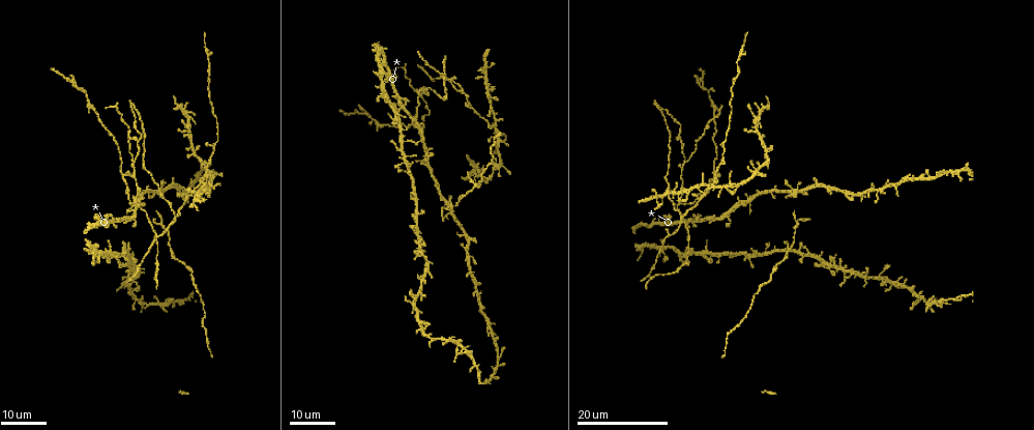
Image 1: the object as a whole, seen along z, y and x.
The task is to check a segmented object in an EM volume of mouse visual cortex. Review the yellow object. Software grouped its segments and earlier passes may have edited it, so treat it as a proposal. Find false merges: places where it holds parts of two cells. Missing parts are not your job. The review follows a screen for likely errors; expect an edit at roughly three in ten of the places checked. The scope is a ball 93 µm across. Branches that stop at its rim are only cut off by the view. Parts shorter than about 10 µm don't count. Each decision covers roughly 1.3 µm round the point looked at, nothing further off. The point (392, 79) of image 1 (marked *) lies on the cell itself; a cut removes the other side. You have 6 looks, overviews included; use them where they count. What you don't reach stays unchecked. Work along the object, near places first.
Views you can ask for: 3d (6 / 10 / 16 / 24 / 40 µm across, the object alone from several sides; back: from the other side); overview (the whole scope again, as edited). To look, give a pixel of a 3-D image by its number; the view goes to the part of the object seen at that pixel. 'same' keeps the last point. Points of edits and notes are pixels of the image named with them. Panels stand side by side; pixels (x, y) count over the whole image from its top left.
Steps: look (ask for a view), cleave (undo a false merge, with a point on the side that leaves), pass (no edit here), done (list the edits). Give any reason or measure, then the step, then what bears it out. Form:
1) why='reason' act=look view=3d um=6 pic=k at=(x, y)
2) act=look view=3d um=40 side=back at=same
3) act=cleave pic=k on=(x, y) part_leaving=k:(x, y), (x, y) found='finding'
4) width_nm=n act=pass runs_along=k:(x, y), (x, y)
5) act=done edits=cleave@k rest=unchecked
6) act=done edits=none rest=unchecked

why='arms part here' act=look view=3d um=24 pic=1 at=(131, 136)

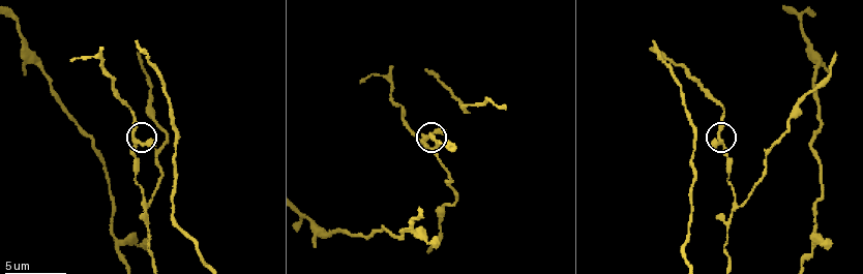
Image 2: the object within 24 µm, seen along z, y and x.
why='closer look' act=look view=3d um=10 pic=2 at=(135, 139)

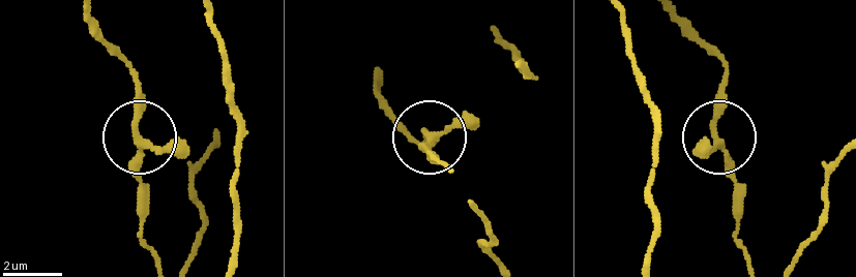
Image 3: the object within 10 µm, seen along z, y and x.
arms=3 act=pass found='continuous, no second cell'

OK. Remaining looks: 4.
why='looks like a crossing' act=look view=3d um=24 pic=1 at=(115, 219)

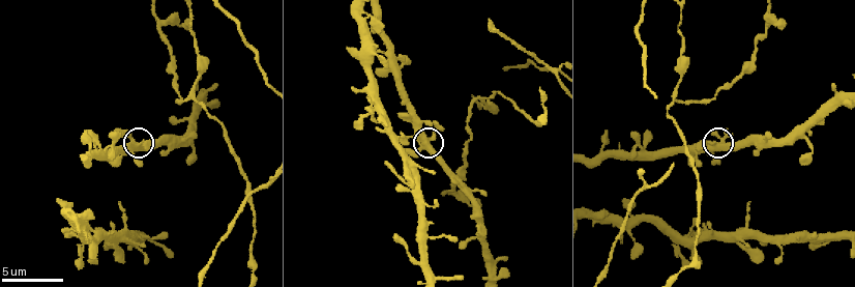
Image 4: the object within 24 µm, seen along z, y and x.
why='closer look' act=look view=3d um=6 pic=4 at=(429, 142)

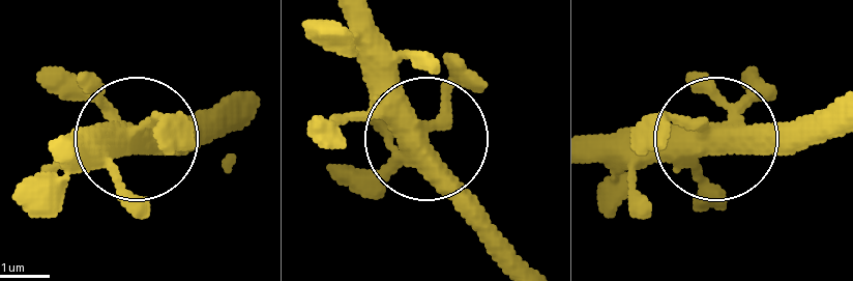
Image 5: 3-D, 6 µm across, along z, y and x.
arms=5 act=pass runs_along=5:(346, 13), (379, 88), (510, 245) found='continuous, no second cell'

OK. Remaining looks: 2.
why='three-way junction' act=look view=3d um=10 pic=4 at=(193, 97)

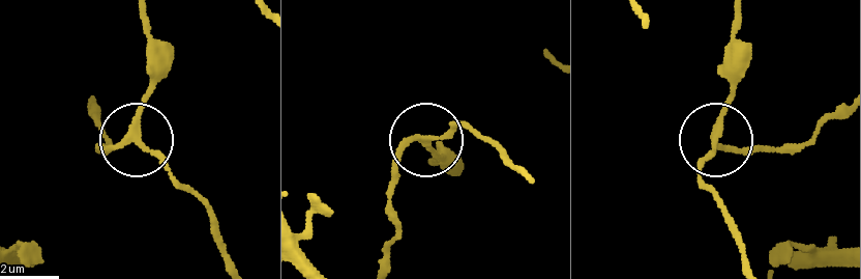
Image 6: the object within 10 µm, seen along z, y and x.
act=pass found='one cell here'

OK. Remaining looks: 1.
act=done edits=none rest=unchecked

